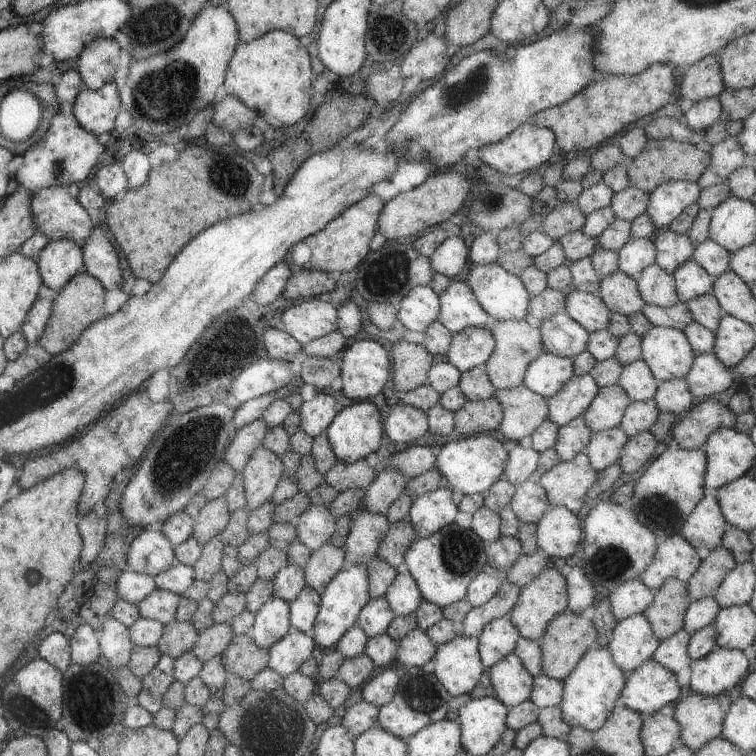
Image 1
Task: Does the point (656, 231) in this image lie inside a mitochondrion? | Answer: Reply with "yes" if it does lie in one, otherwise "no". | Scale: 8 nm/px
no

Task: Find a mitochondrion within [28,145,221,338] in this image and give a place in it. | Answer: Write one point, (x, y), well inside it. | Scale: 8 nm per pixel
(58, 168)

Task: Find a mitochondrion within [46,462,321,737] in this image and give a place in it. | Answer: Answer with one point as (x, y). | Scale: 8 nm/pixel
(77, 708)

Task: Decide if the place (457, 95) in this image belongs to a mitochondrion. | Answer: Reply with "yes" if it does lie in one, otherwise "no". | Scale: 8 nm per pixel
yes

